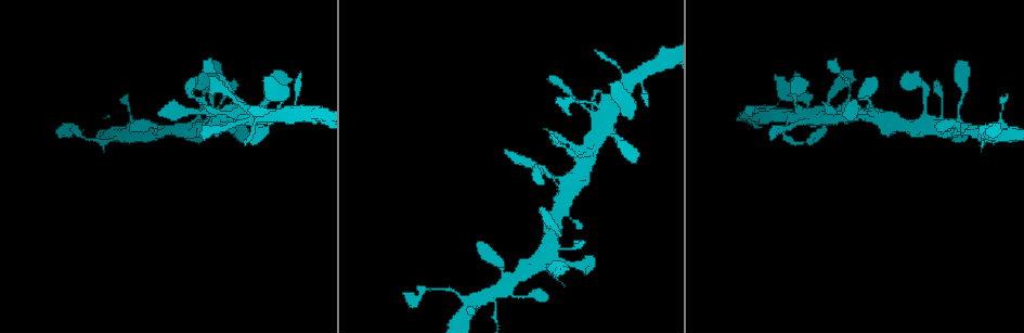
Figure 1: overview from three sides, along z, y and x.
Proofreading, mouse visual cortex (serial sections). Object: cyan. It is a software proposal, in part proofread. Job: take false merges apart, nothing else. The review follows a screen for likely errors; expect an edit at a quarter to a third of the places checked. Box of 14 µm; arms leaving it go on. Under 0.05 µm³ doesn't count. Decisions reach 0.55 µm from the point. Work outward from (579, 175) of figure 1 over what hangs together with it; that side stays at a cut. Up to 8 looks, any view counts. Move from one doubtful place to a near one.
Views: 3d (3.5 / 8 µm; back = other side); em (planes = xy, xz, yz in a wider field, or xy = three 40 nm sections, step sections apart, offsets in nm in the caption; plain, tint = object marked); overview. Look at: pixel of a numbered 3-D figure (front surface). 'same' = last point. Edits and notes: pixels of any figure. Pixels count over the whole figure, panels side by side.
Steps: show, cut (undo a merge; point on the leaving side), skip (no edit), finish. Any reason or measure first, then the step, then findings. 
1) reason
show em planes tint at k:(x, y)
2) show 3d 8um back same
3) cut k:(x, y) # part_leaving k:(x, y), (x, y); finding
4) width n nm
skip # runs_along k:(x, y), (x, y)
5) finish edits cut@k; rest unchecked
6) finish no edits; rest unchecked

small branch off a trunk
show 3d 3.5um at 1:(597, 120)

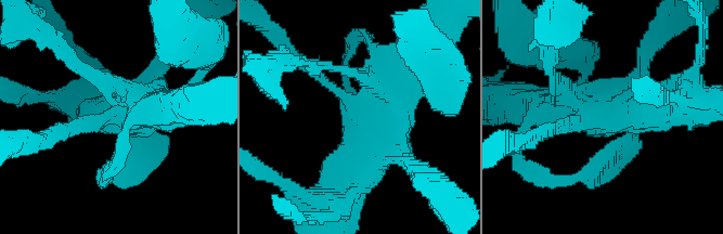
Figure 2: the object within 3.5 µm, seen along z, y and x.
show em xy step 5 tint at 2:(118, 116)

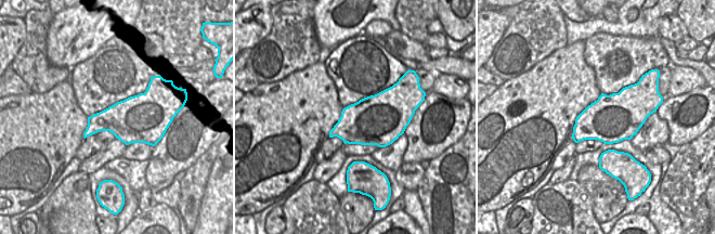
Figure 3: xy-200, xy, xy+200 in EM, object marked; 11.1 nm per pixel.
skip # runs_along 2:(344, 184), (410, 63); all the same cell

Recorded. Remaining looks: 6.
abrupt turn
show 3d 3.5um at 1:(566, 101)

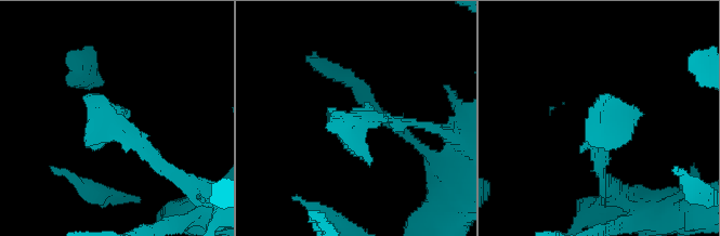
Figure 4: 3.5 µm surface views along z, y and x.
show em planes tint at 4:(116, 130)

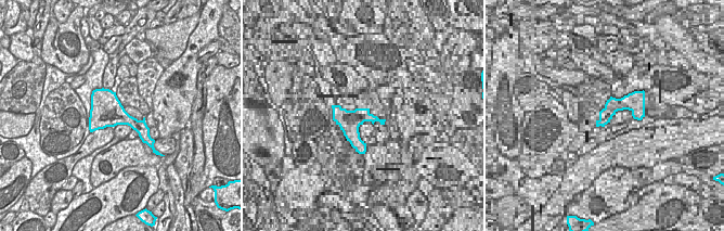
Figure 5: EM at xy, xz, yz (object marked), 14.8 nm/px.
skip # runs_along 4:(600, 172), (594, 129), (639, 108); one cell here

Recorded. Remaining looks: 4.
a narrow waist
show 3d 3.5um at 1:(960, 122)

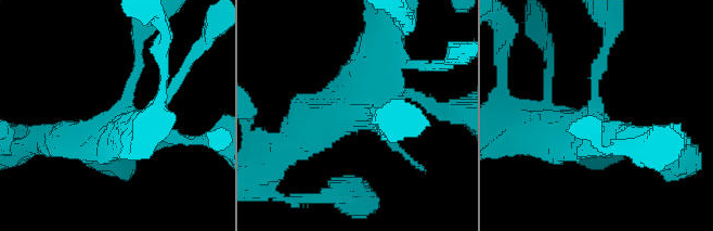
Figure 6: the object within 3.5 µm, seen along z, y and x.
shape alone is not enough
show em xy step 3 plain at 6:(123, 113)

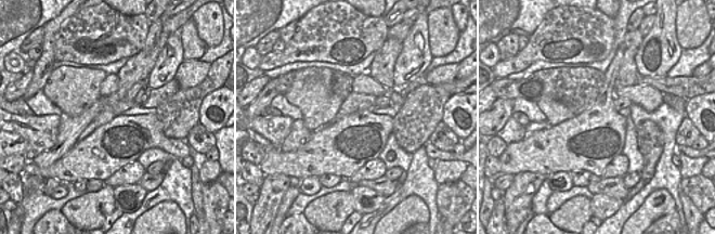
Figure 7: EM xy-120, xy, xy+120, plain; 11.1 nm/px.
show em xy step 3 tint same

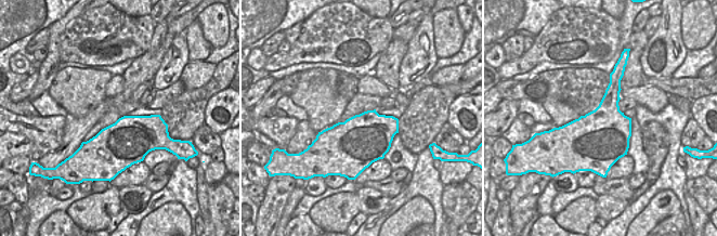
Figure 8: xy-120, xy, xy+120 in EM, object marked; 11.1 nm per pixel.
width 550 nm
skip # runs_along 6:(390, 30), (367, 94), (300, 139); continuous, no second cell

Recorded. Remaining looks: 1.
finish no edits; rest unchecked

